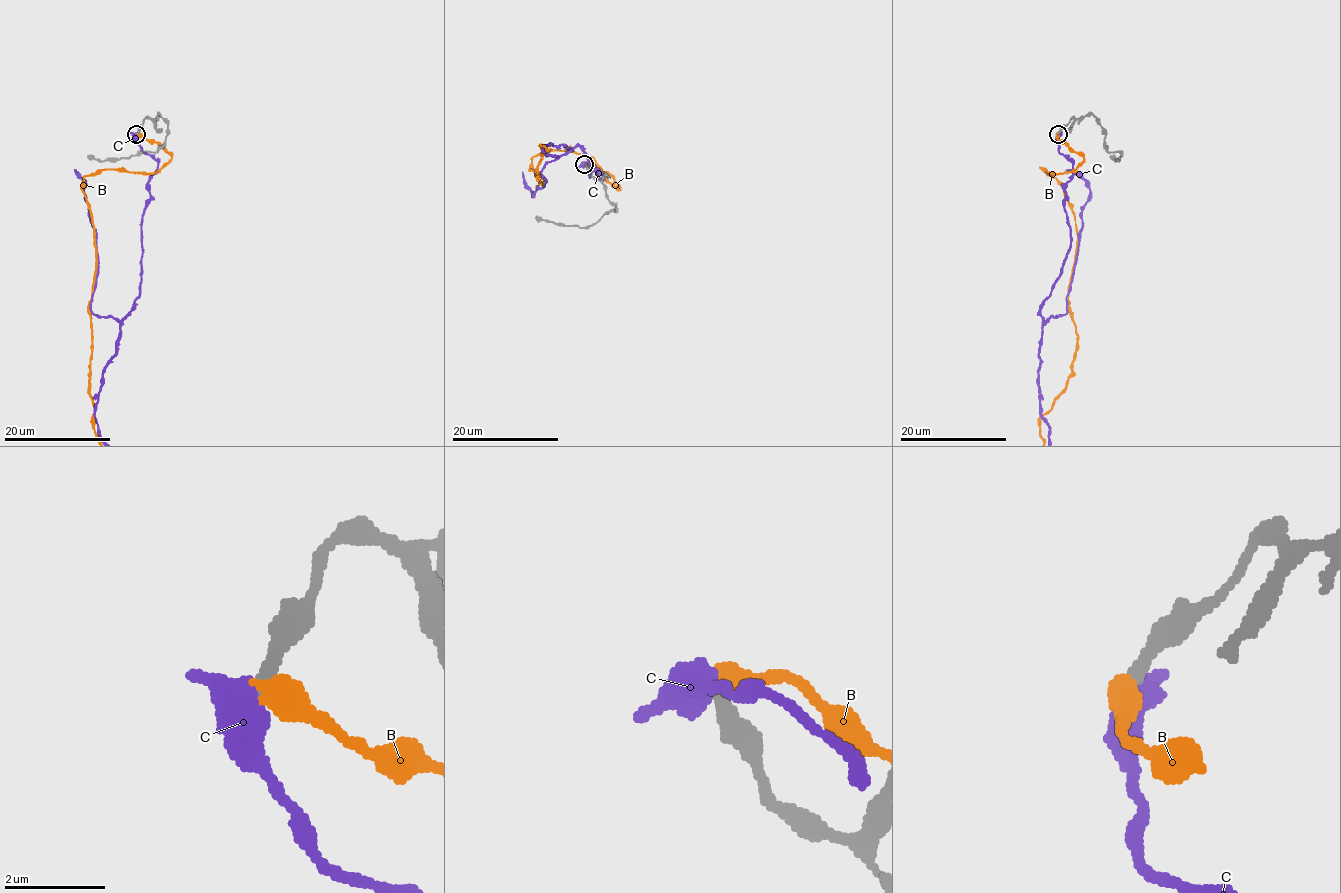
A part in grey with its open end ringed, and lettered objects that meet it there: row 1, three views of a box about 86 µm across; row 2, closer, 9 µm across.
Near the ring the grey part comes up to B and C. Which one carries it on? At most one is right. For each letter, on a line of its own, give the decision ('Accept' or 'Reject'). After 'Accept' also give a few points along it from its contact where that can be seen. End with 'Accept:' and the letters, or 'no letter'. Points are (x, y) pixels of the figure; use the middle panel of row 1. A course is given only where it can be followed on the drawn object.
B: Reject
C: Reject
Accept: no letter

